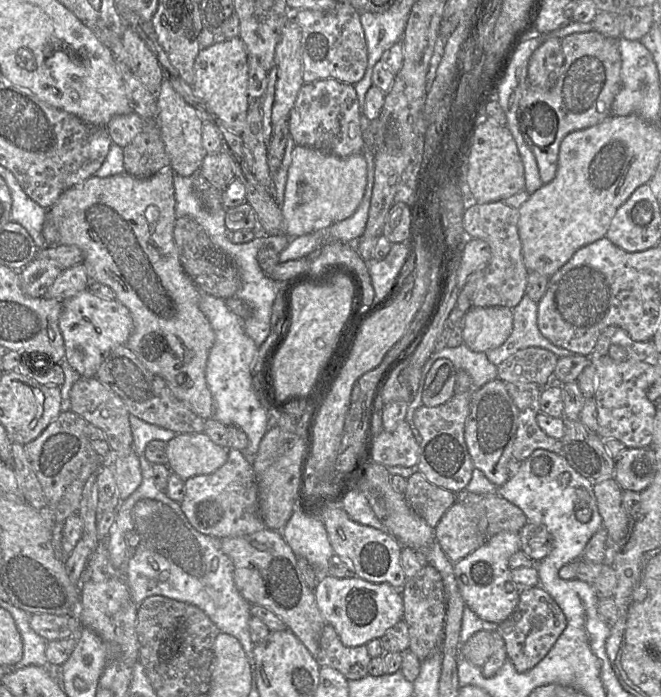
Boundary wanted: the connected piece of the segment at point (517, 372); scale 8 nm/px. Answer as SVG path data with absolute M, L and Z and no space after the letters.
M541 347L518 350L498 365L498 378L505 383L535 383L540 387L550 384L558 357Z

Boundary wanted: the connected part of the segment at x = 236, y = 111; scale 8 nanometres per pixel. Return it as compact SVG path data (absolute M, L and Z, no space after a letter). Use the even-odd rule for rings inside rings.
M216 37L209 47L199 51L194 62L194 83L192 88L209 109L236 135L241 135L250 106L248 95L248 52L240 37L226 39Z

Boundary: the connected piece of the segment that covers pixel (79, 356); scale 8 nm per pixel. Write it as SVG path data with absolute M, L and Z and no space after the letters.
M85 289L62 301L59 317L65 358L81 377L96 377L97 370L108 353L119 345L127 343L134 329L130 311L118 300L107 300Z

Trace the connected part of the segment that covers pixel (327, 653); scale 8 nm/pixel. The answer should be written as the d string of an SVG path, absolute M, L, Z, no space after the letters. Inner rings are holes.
M325 623L319 638L315 660L320 667L338 670L347 680L358 680L368 674L371 657L366 645L344 646L334 627Z

